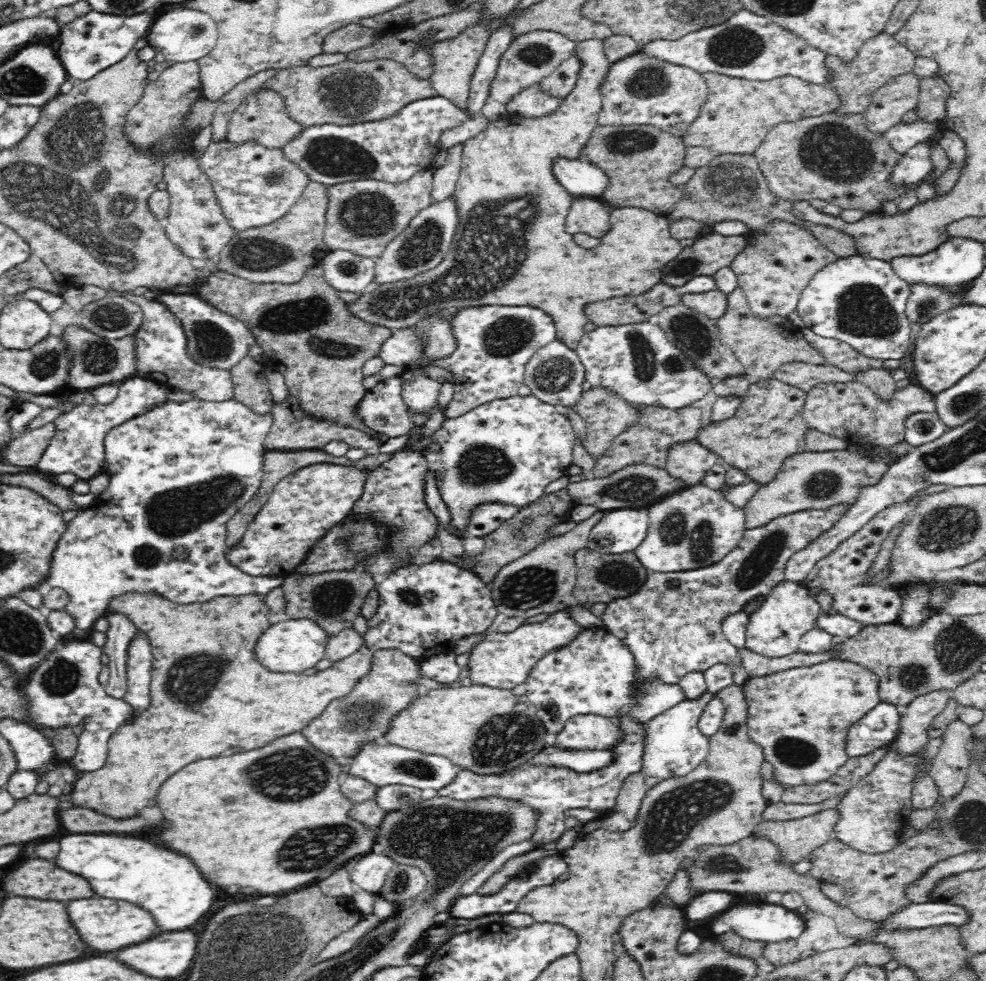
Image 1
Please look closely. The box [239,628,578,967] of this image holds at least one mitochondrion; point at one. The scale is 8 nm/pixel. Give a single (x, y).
(452, 840)

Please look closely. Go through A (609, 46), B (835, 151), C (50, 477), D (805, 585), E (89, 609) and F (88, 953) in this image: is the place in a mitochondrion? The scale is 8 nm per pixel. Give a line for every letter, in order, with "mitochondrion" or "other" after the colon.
A: other
B: mitochondrion
C: other
D: other
E: other
F: other

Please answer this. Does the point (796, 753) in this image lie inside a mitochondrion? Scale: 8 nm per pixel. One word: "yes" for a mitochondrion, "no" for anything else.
yes

